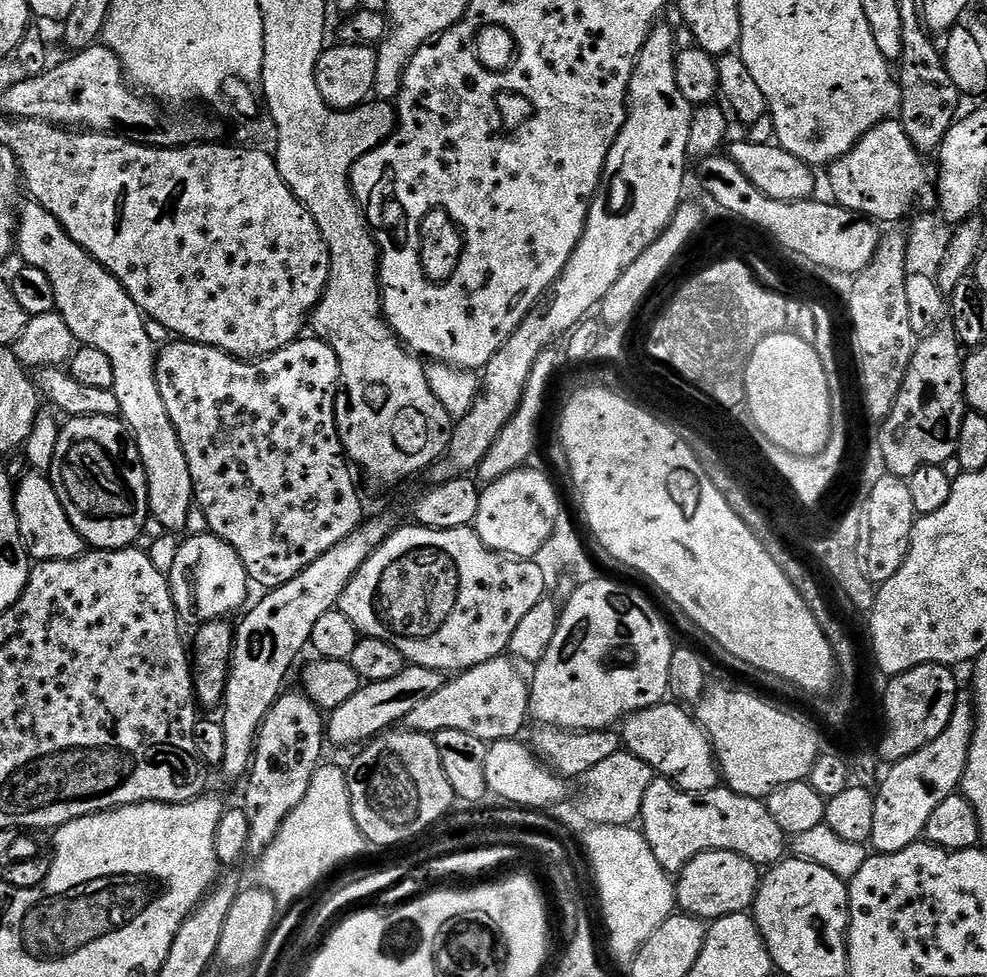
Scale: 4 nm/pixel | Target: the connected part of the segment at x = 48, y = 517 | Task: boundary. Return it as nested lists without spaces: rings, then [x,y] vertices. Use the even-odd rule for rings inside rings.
[[[29,471],[27,475],[18,480],[15,485],[14,499],[18,530],[29,557],[33,561],[39,562],[42,560],[70,560],[83,556],[86,551],[84,539],[70,522],[51,479],[39,472]]]

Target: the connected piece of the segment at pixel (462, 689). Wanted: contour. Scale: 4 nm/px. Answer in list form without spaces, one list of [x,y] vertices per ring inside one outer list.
[[[503,655],[453,675],[442,690],[437,690],[406,714],[403,727],[409,732],[429,734],[442,730],[466,730],[466,734],[474,734],[474,738],[482,738],[485,742],[517,739],[524,723],[530,720],[530,684],[516,667],[515,659]]]

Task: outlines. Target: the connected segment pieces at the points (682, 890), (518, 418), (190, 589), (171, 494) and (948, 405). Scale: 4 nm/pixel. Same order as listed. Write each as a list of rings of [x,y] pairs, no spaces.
[[[710,850],[698,854],[675,877],[676,908],[683,915],[697,916],[705,922],[726,914],[748,912],[760,888],[761,869],[750,858],[726,850]]]
[[[551,347],[545,348],[538,354],[538,358],[530,370],[530,378],[524,387],[522,402],[518,406],[514,418],[510,418],[510,422],[506,422],[502,434],[498,434],[494,446],[490,446],[486,458],[482,458],[478,476],[481,476],[479,476],[481,481],[484,479],[485,485],[493,484],[498,478],[525,467],[531,461],[528,459],[531,458],[532,451],[536,448],[536,439],[540,436],[540,419],[544,416],[544,399],[548,396],[548,383],[551,382],[552,375],[559,370],[560,362],[562,363],[561,353],[559,351],[556,353],[556,351],[555,347]]]
[[[205,534],[181,539],[174,566],[166,575],[181,621],[196,620],[197,625],[209,624],[212,620],[231,617],[231,612],[239,613],[249,603],[250,581],[246,566],[242,558],[238,558],[234,546],[222,542],[217,536]]]
[[[28,202],[21,212],[18,212],[18,223],[14,233],[14,248],[25,265],[29,268],[42,270],[46,278],[50,278],[50,286],[54,286],[54,302],[56,311],[70,326],[73,341],[79,342],[86,348],[97,348],[110,358],[114,366],[114,386],[112,392],[120,403],[120,416],[128,425],[136,445],[138,454],[144,463],[146,478],[148,479],[148,511],[153,521],[161,524],[161,529],[172,534],[183,533],[186,529],[186,518],[194,511],[194,493],[192,491],[192,479],[190,478],[190,466],[186,462],[186,454],[182,450],[182,442],[178,438],[178,430],[174,422],[170,422],[170,414],[166,414],[166,402],[162,402],[162,394],[158,390],[156,381],[156,357],[157,345],[150,342],[150,334],[146,334],[145,315],[140,307],[126,294],[126,290],[90,255],[78,242],[66,234],[66,230],[56,218],[35,202]]]
[[[941,326],[932,333],[931,336],[925,336],[916,345],[916,353],[910,362],[910,366],[906,370],[906,378],[902,382],[902,390],[898,394],[898,398],[894,402],[894,406],[890,410],[890,414],[884,421],[882,427],[884,428],[878,433],[878,439],[881,442],[883,457],[886,460],[886,466],[889,473],[893,476],[909,477],[914,474],[914,470],[918,470],[922,466],[930,466],[931,464],[944,465],[951,456],[956,455],[956,447],[958,446],[958,434],[962,430],[962,422],[964,421],[964,414],[966,411],[966,401],[964,399],[964,362],[966,359],[965,349],[960,343],[960,339],[956,336],[956,332],[951,326]]]

